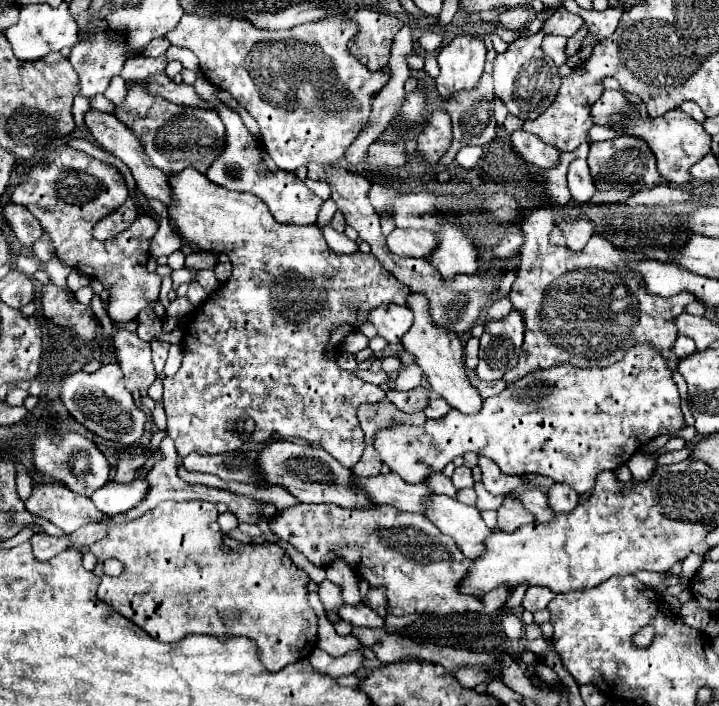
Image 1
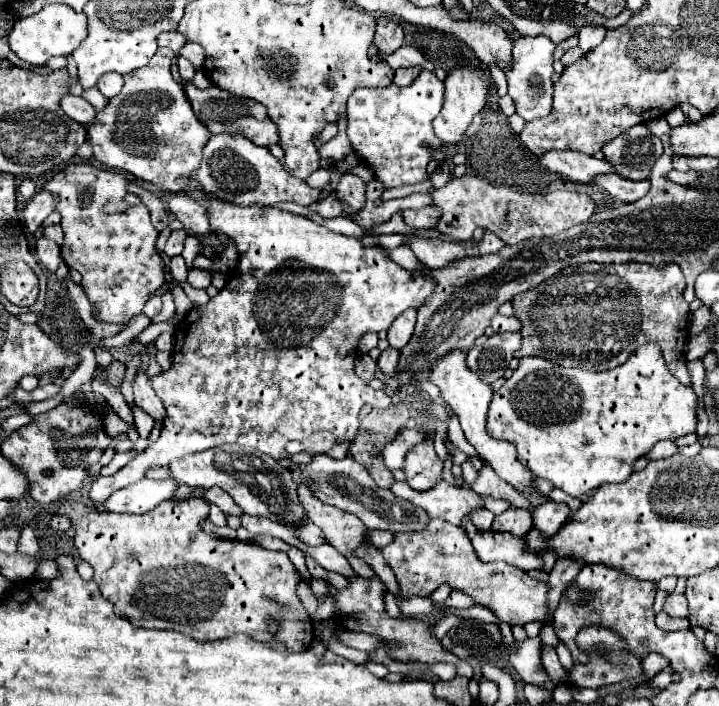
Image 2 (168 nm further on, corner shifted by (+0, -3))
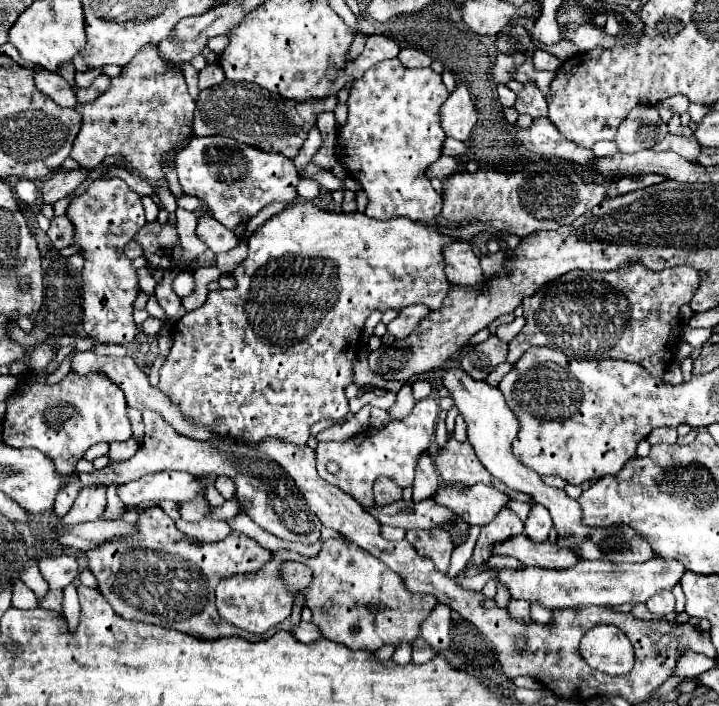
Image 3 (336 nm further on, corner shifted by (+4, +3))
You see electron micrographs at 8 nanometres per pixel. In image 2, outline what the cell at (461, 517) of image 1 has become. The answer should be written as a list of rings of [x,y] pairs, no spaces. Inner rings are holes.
[[[472,521],[462,523],[462,527],[468,531],[480,561],[486,561],[486,563],[504,561],[504,563],[520,567],[524,571],[542,567],[542,557],[538,553],[526,551],[524,537],[516,537],[516,535],[508,535],[508,533],[494,533],[494,531],[482,533],[472,525]]]

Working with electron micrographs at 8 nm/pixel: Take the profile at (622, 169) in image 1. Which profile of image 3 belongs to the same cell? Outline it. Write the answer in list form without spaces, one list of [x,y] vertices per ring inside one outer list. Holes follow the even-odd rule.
[[[636,107],[618,127],[614,143],[622,153],[634,153],[652,149],[658,141],[668,135],[666,123],[660,125],[660,115],[656,107]]]

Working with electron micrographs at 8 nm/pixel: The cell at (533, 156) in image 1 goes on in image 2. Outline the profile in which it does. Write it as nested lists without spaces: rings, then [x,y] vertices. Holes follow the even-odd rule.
[[[548,151],[540,157],[542,165],[554,173],[568,177],[568,181],[592,183],[596,175],[616,173],[614,165],[606,159],[596,159],[578,151]]]

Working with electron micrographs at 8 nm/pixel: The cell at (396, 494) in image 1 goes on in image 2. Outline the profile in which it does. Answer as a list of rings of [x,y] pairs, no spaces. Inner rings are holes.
[[[396,481],[392,485],[392,493],[414,503],[416,507],[424,507],[432,519],[444,519],[452,525],[460,525],[464,517],[470,517],[474,509],[484,507],[482,495],[474,493],[466,487],[454,487],[446,481],[440,481],[430,491],[412,491],[406,483]]]

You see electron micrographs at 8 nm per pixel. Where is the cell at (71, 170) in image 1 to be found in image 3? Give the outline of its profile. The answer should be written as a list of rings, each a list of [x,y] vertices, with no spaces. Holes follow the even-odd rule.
[[[118,177],[106,179],[106,183],[92,181],[80,195],[70,195],[66,217],[74,227],[74,245],[84,257],[82,269],[82,299],[84,299],[84,331],[98,343],[130,343],[138,327],[132,319],[132,303],[140,293],[138,269],[132,267],[132,259],[124,255],[124,245],[146,225],[144,207],[140,195],[128,189]]]

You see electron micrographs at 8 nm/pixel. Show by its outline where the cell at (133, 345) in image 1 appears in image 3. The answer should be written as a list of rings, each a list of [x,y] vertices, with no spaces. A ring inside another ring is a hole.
[[[144,409],[142,417],[146,425],[144,447],[128,461],[112,463],[108,469],[100,469],[96,473],[82,473],[82,487],[100,483],[122,485],[158,471],[186,471],[194,477],[224,475],[234,481],[236,499],[246,505],[246,515],[262,529],[274,533],[280,539],[306,541],[308,545],[320,539],[320,519],[312,515],[294,481],[288,477],[288,473],[284,473],[284,469],[280,469],[280,465],[276,465],[276,461],[264,457],[264,453],[256,453],[256,449],[244,449],[244,445],[228,445],[228,441],[220,441],[220,445],[208,445],[208,441],[192,441],[190,437],[180,437],[180,433],[176,433],[164,421],[164,417],[160,417],[160,413],[152,413],[148,409]]]

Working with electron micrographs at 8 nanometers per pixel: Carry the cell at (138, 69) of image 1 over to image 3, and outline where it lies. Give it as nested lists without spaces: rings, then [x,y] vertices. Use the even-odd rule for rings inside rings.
[[[146,45],[140,49],[140,53],[122,69],[118,77],[110,81],[108,91],[104,91],[96,101],[78,105],[76,111],[82,117],[82,129],[76,137],[72,157],[83,167],[93,169],[102,165],[106,157],[120,157],[118,165],[126,165],[130,169],[140,171],[140,175],[148,181],[162,181],[166,179],[162,171],[162,163],[166,161],[170,167],[174,167],[174,157],[180,147],[172,147],[172,137],[176,139],[190,139],[192,137],[192,113],[194,113],[194,99],[190,97],[184,73],[182,69],[176,69],[176,65],[168,65],[160,57],[158,45]]]

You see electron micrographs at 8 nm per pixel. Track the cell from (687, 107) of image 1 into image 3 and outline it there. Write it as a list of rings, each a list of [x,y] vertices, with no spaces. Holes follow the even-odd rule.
[[[682,95],[670,97],[670,99],[666,99],[666,101],[662,101],[662,103],[660,103],[660,107],[668,107],[668,109],[672,109],[672,111],[674,111],[674,113],[678,113],[678,115],[686,113],[688,105],[690,105],[690,101],[688,101],[686,97],[682,97]]]

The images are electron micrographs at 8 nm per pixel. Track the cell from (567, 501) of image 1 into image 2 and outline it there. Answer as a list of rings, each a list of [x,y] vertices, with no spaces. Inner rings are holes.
[[[544,501],[536,505],[532,511],[534,527],[540,531],[542,537],[556,535],[558,529],[566,523],[568,515],[570,515],[570,509],[564,503],[556,503],[556,501]]]

